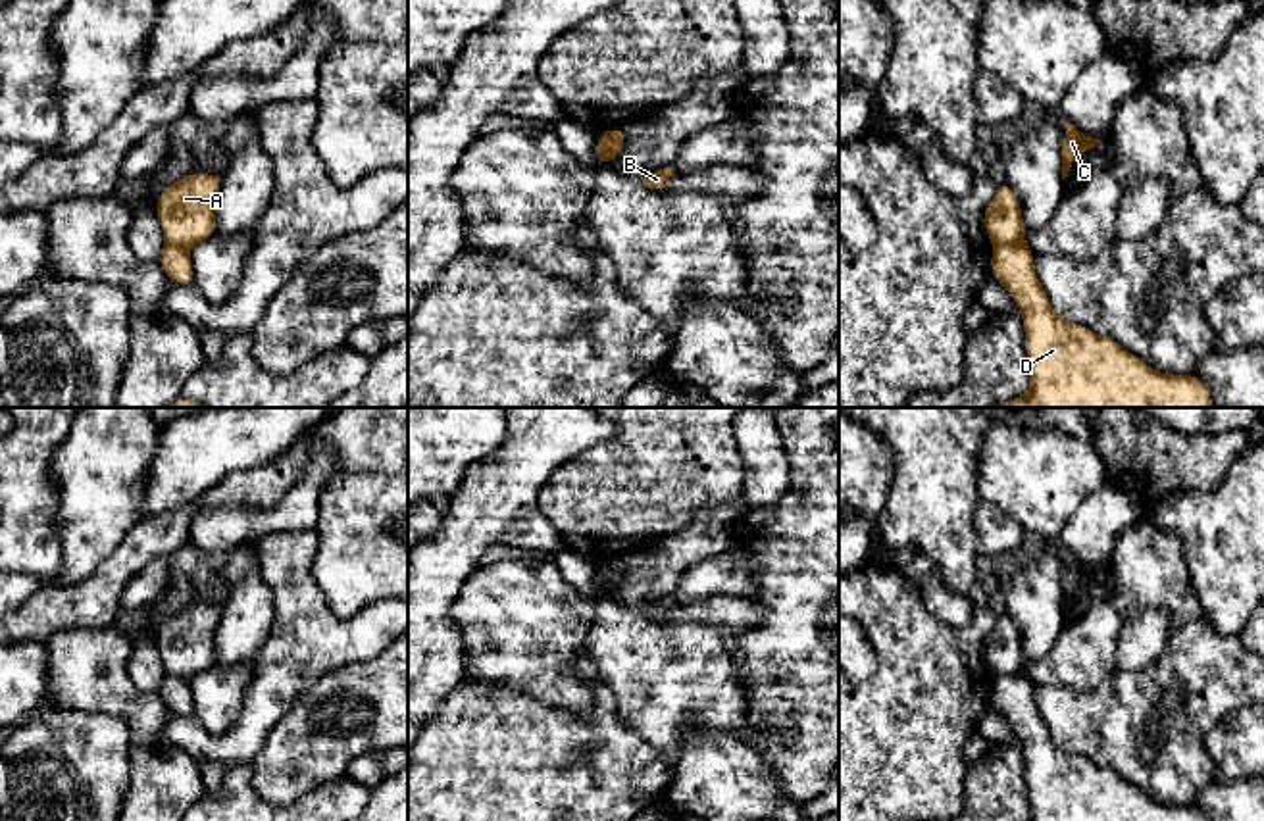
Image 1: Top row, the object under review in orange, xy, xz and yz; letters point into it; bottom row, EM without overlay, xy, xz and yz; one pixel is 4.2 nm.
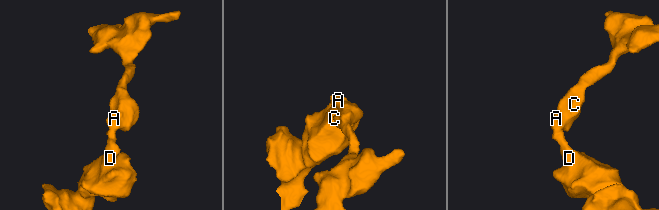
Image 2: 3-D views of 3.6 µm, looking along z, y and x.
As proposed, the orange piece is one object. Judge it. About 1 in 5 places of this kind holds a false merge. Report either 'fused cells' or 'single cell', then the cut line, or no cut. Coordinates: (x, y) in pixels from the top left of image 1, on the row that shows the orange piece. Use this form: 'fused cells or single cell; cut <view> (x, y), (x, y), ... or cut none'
fused cells; cut yz (1022, 241), (995, 247)

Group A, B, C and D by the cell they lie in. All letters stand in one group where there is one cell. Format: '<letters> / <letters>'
A B C / D

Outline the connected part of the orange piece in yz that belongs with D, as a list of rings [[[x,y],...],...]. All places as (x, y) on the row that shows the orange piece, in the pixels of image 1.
[[[1027,242],[999,244],[991,277],[1002,283],[1024,319],[1029,392],[997,408],[1214,408],[1195,375],[1166,375],[1116,340],[1058,317],[1037,281]]]

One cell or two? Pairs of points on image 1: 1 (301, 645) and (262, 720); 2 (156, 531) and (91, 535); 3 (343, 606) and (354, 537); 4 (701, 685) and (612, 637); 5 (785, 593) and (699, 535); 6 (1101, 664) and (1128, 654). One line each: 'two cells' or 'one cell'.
1: one cell
2: two cells
3: one cell
4: one cell
5: two cells
6: two cells

